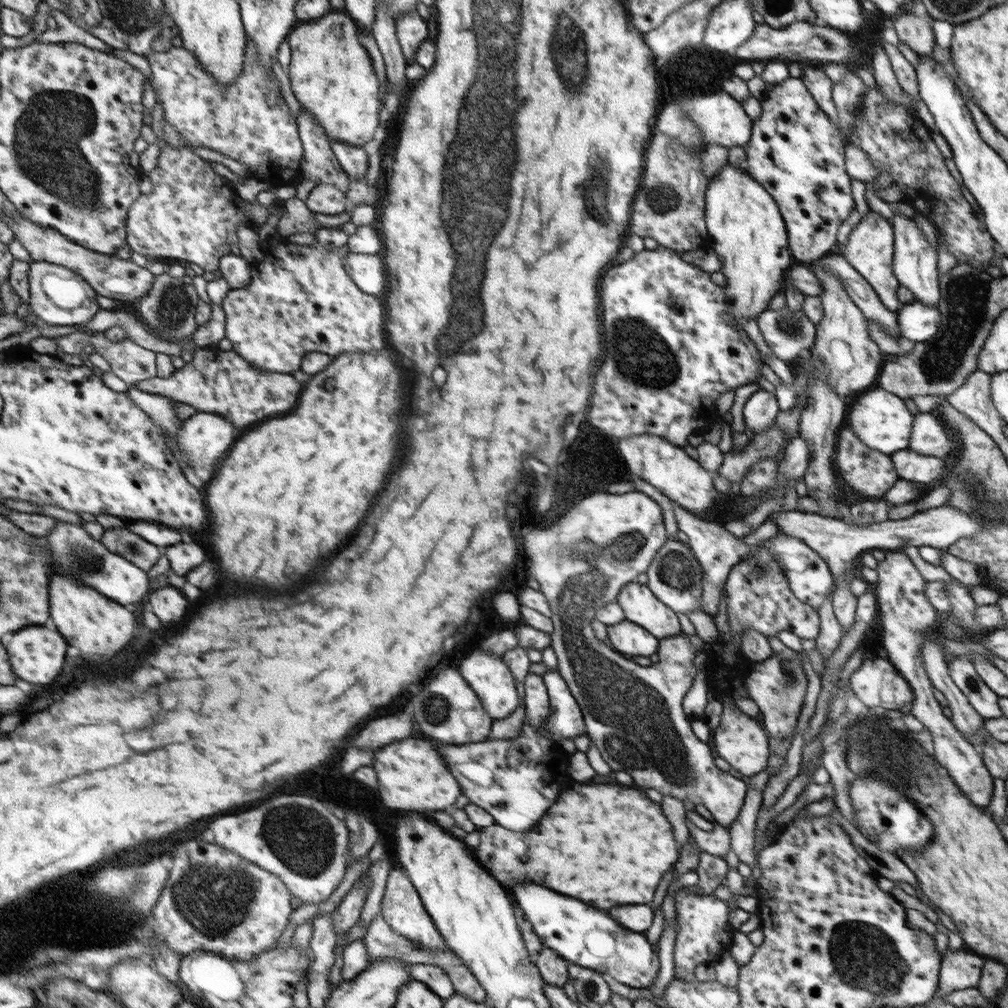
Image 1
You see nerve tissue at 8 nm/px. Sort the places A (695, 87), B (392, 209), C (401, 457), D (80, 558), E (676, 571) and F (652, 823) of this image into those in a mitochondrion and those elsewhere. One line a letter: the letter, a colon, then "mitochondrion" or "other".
A: other
B: other
C: other
D: mitochondrion
E: mitochondrion
F: other

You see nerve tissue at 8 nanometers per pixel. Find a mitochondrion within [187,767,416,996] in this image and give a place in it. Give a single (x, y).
(307, 846)

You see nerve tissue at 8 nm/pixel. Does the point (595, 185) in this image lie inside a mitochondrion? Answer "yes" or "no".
yes

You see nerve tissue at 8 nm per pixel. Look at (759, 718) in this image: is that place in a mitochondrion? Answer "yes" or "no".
no

